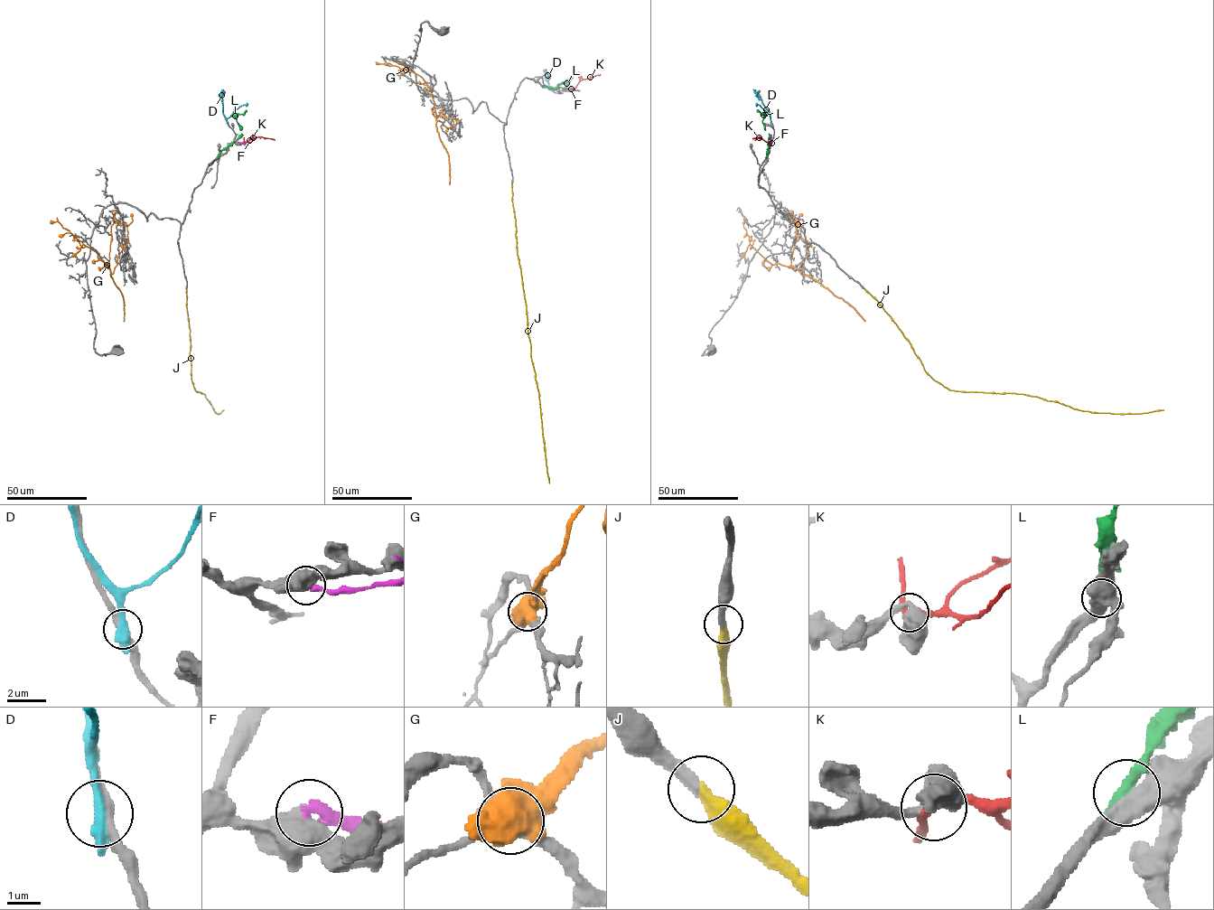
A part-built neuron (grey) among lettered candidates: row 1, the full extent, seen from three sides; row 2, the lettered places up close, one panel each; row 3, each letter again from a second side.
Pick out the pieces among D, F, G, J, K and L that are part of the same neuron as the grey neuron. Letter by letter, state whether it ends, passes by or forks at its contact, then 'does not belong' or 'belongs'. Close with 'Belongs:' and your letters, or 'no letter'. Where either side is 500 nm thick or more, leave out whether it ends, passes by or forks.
D: does not belong
F: does not belong
G: does not belong
J: it ends there; belongs
K: does not belong
L: does not belong
Belongs: J

